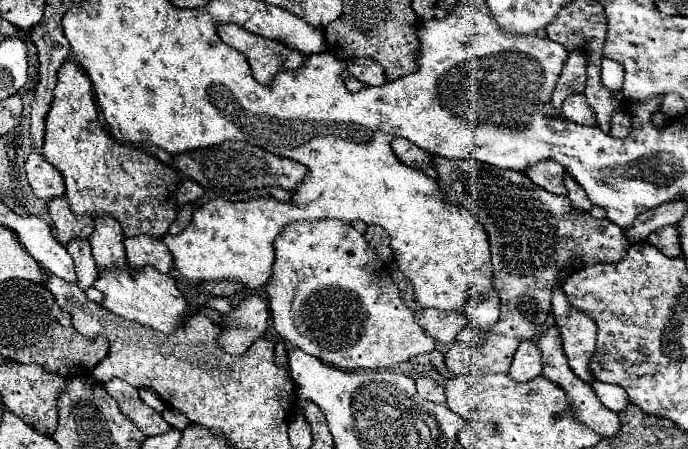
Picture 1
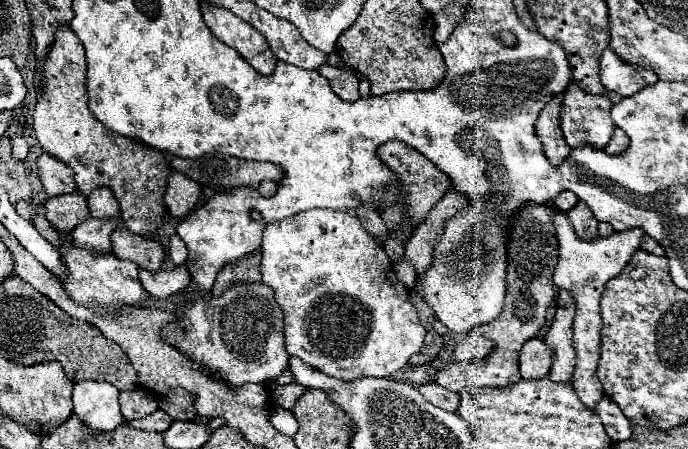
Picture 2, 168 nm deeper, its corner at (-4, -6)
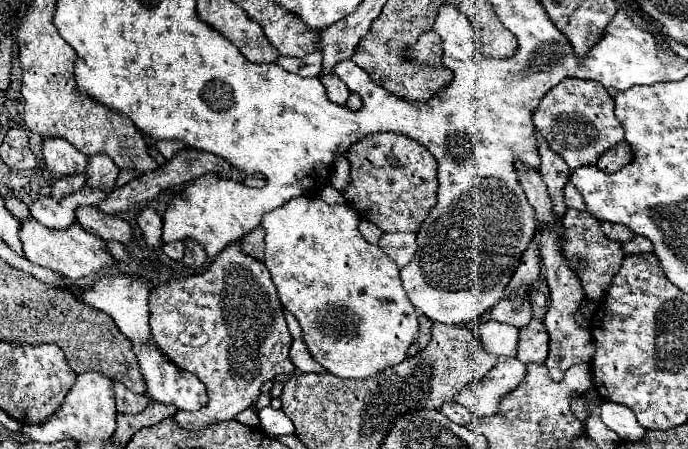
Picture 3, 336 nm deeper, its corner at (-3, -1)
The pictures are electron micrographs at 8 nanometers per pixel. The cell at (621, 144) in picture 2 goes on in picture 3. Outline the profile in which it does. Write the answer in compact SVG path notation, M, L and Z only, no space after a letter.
M621 140L617 146L611 146L609 150L603 152L597 166L601 166L601 170L605 170L605 172L617 172L625 164L629 164L631 158L633 158L631 146L625 140Z

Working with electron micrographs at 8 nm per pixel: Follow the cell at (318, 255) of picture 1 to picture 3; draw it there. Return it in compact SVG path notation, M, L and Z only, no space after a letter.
M299 196L299 198L293 198L293 202L287 202L285 206L263 214L261 226L265 230L265 260L263 262L271 272L271 278L273 278L273 284L277 288L277 294L279 294L279 300L281 300L283 308L289 310L297 318L297 322L301 324L303 342L305 342L307 350L311 352L311 356L315 358L315 362L319 362L327 372L331 372L333 376L339 376L339 378L367 378L371 374L387 370L387 368L391 368L391 366L395 366L395 364L399 364L399 362L403 362L407 358L409 346L419 336L417 312L411 306L411 302L407 298L407 292L401 286L399 266L383 252L381 246L369 244L361 236L361 232L359 232L359 214L349 204L333 204L333 206L329 206L319 196Z

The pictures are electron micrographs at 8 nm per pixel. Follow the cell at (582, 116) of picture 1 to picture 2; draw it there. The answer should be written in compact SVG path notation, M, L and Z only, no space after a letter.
M570 81L564 91L562 105L560 105L560 129L562 129L562 135L568 143L568 147L576 149L576 147L590 145L596 149L604 149L608 139L612 137L612 131L616 129L616 125L610 117L610 109L612 109L612 101L606 95L586 93L574 81Z

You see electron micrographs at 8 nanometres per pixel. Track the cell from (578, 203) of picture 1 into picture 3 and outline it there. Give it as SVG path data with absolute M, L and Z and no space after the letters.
M567 210L563 216L563 226L565 226L565 254L569 256L571 262L575 260L583 260L587 262L585 270L579 272L579 280L583 284L583 290L587 294L587 298L593 300L601 300L603 294L607 292L607 286L611 284L613 274L619 270L621 262L623 262L623 250L619 242L609 240L599 226L599 220L587 212L581 210Z

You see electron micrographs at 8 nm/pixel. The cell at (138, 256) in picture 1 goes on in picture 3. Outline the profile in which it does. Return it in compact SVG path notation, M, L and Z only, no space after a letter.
M95 206L77 208L77 220L87 232L99 236L101 240L115 240L121 244L129 244L133 240L133 228L129 222L117 216L105 216L95 210Z

